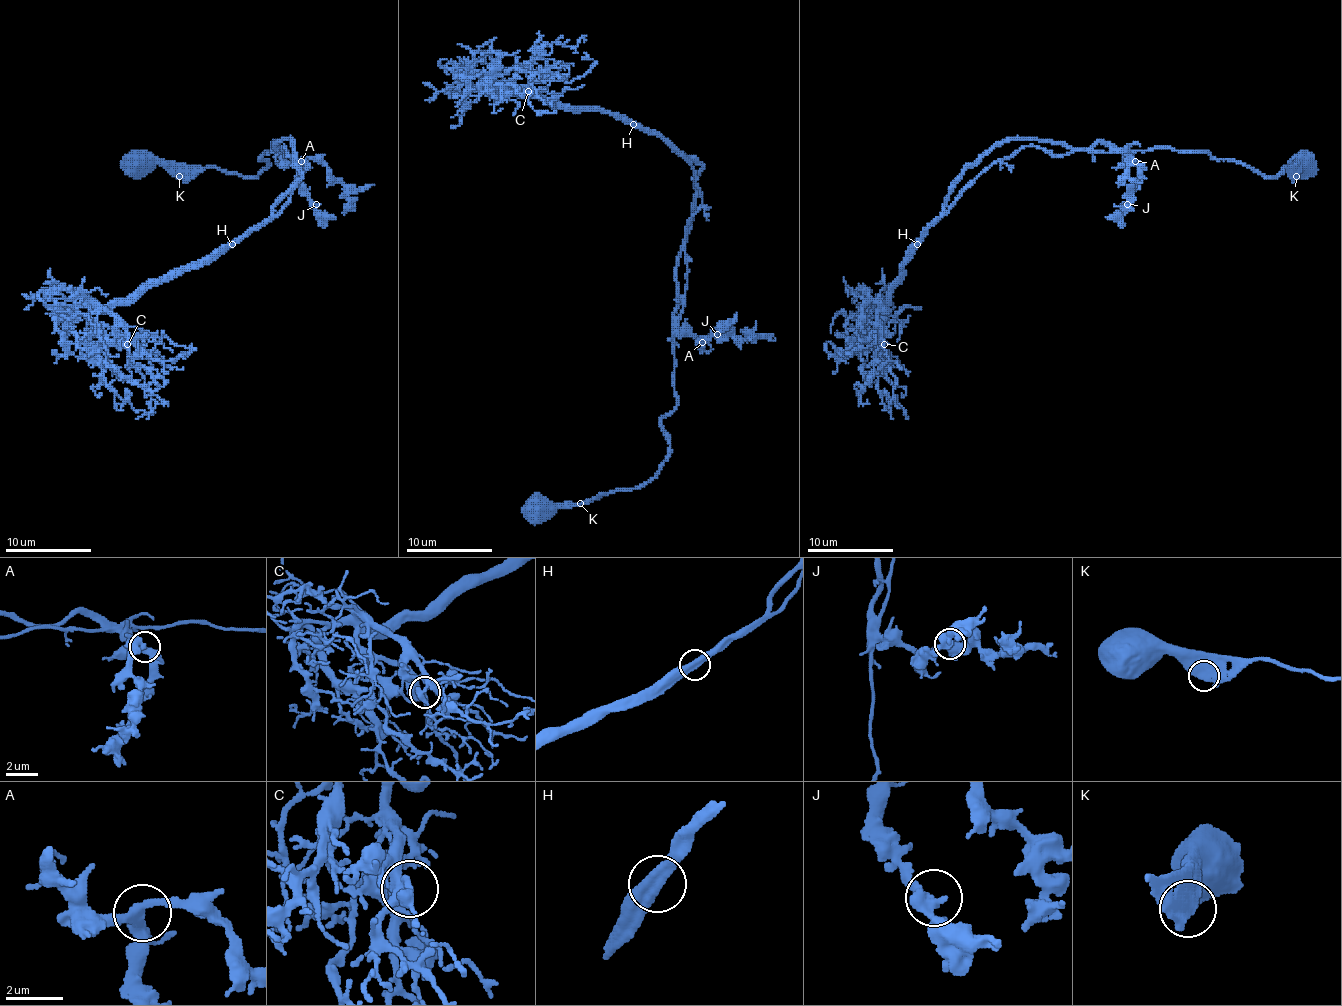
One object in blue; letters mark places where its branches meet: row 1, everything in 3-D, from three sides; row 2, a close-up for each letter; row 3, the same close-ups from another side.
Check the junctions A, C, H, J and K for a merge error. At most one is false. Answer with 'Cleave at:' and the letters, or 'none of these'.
Cleave at: none of these

